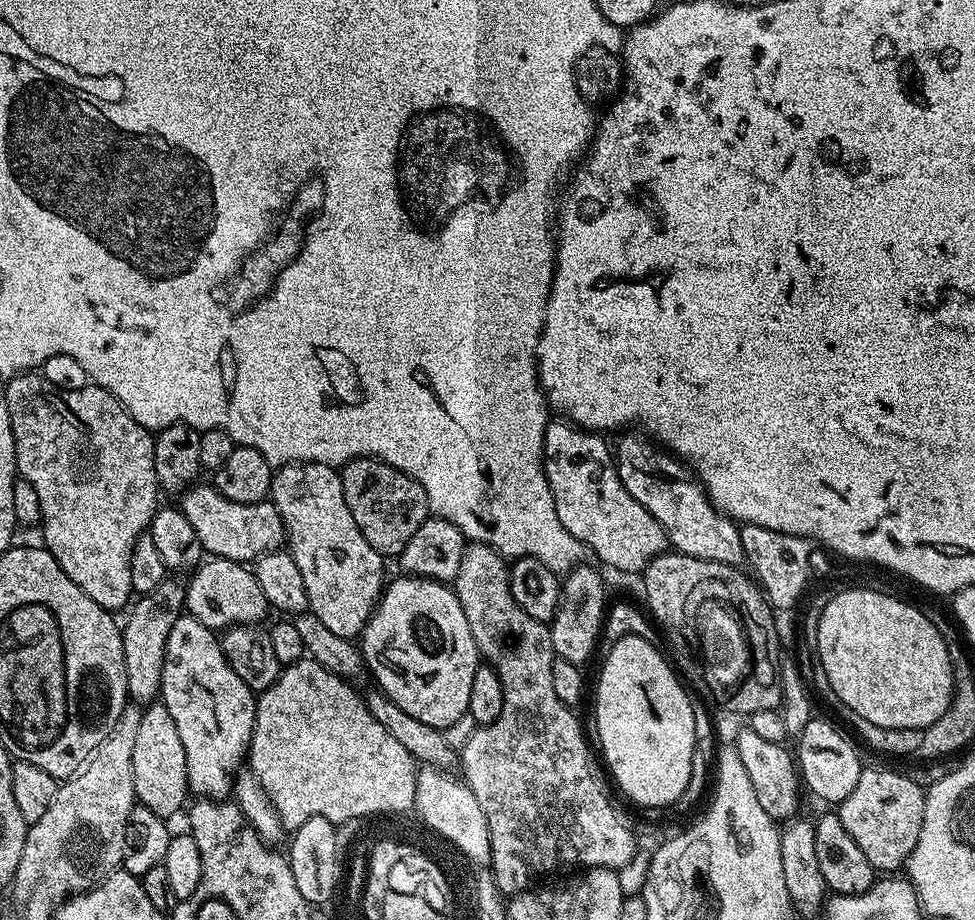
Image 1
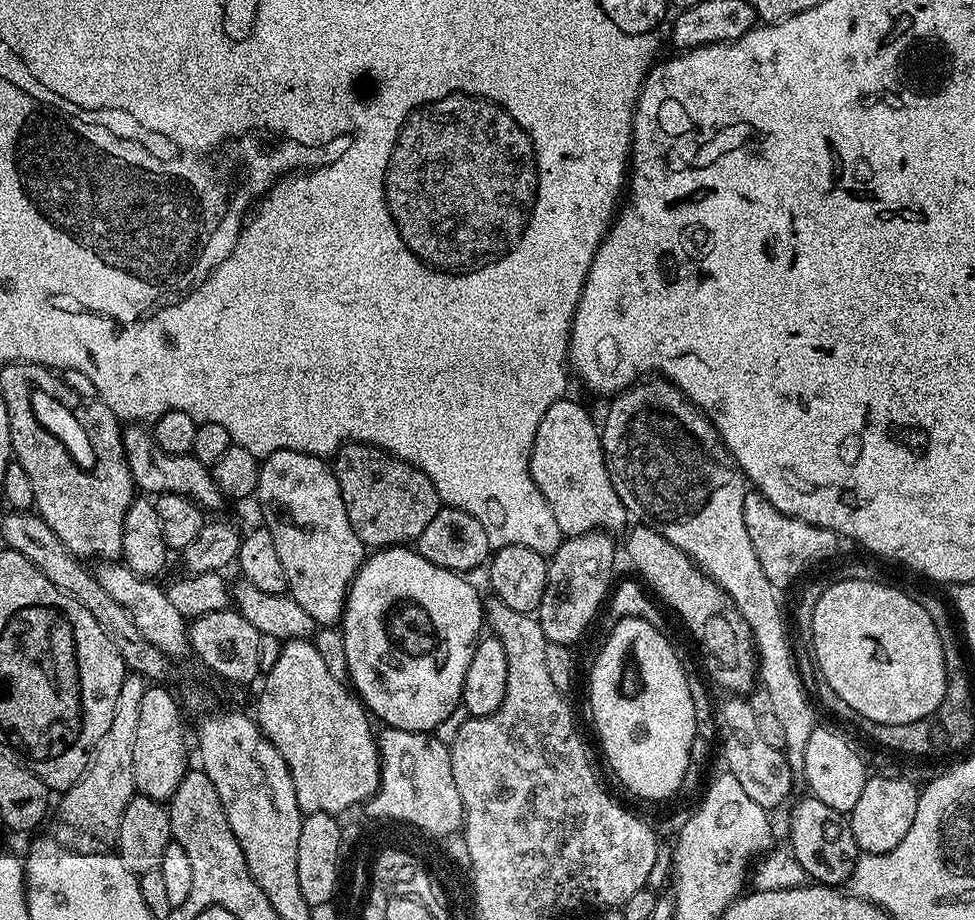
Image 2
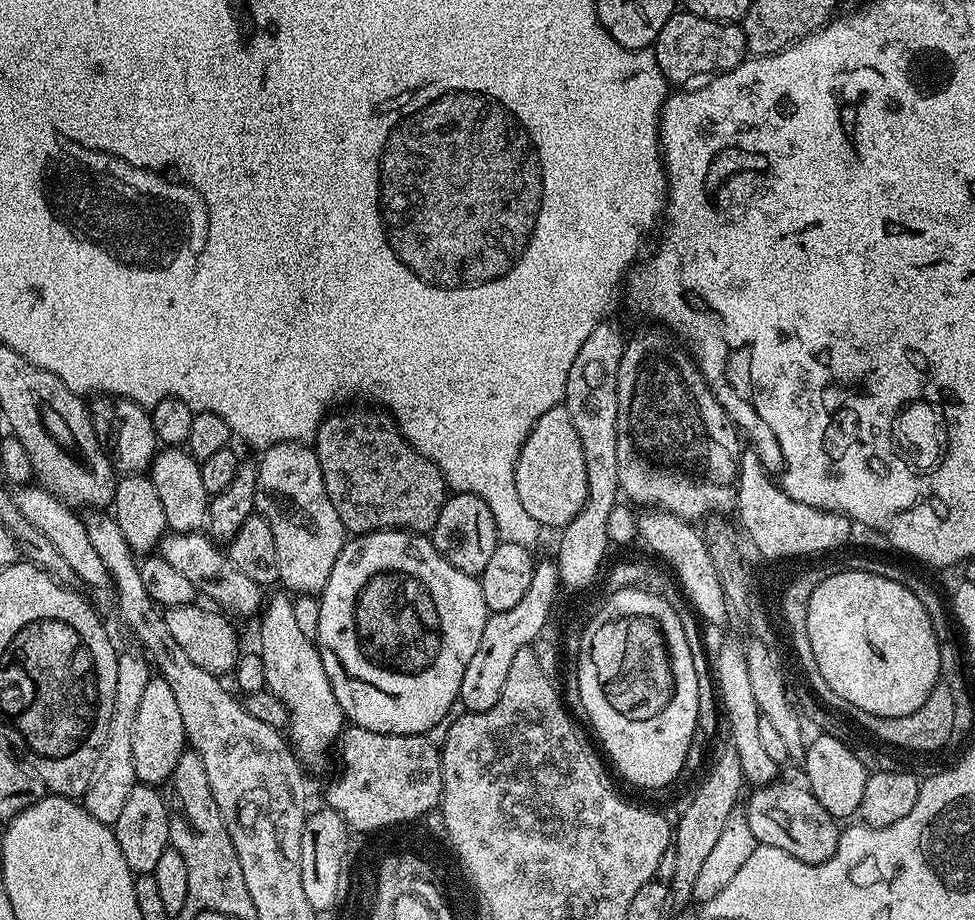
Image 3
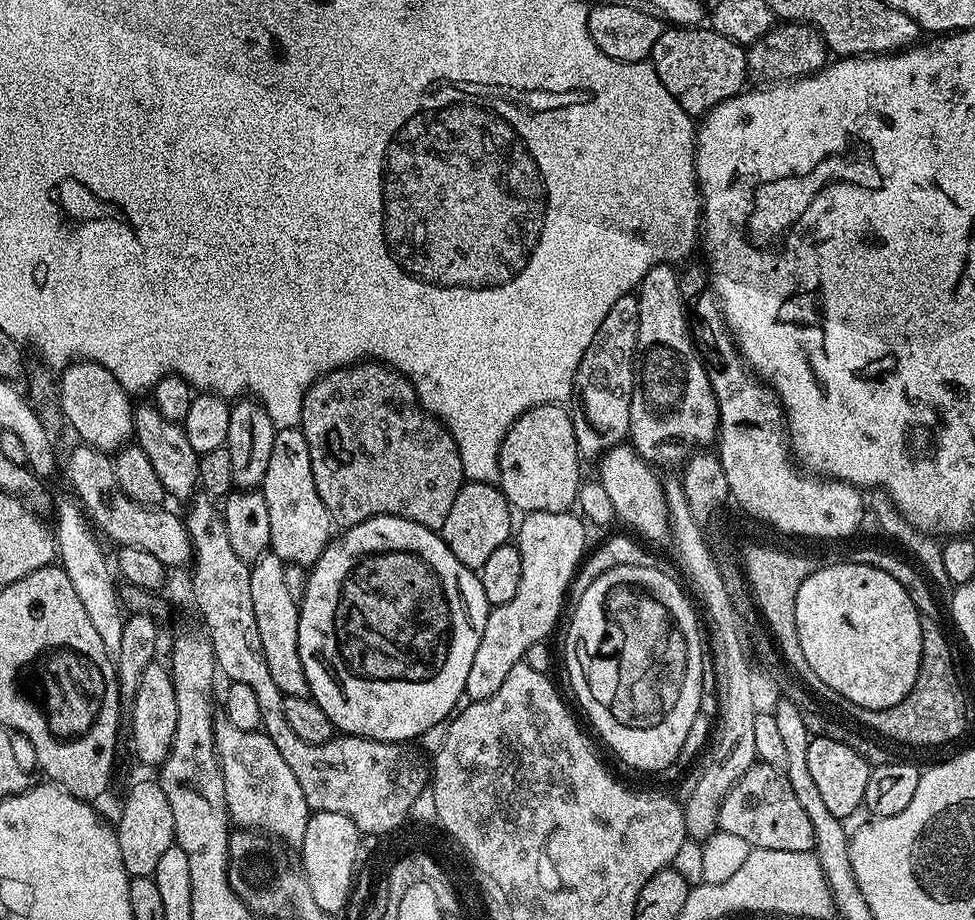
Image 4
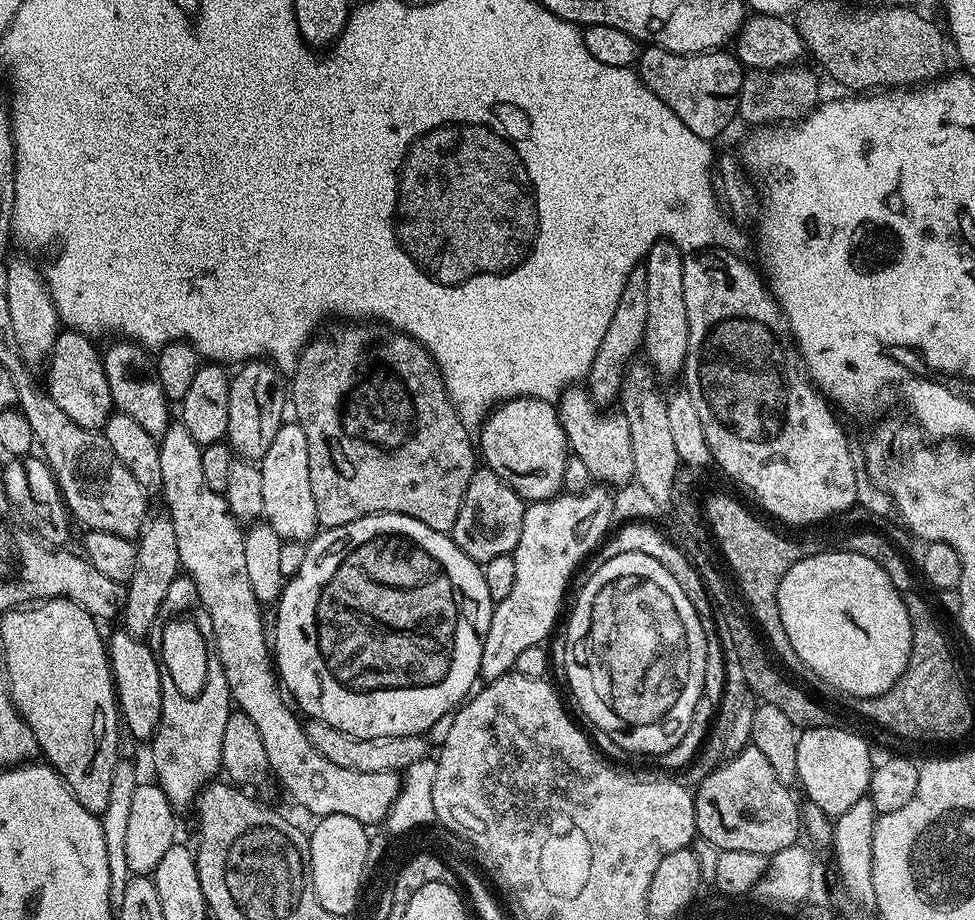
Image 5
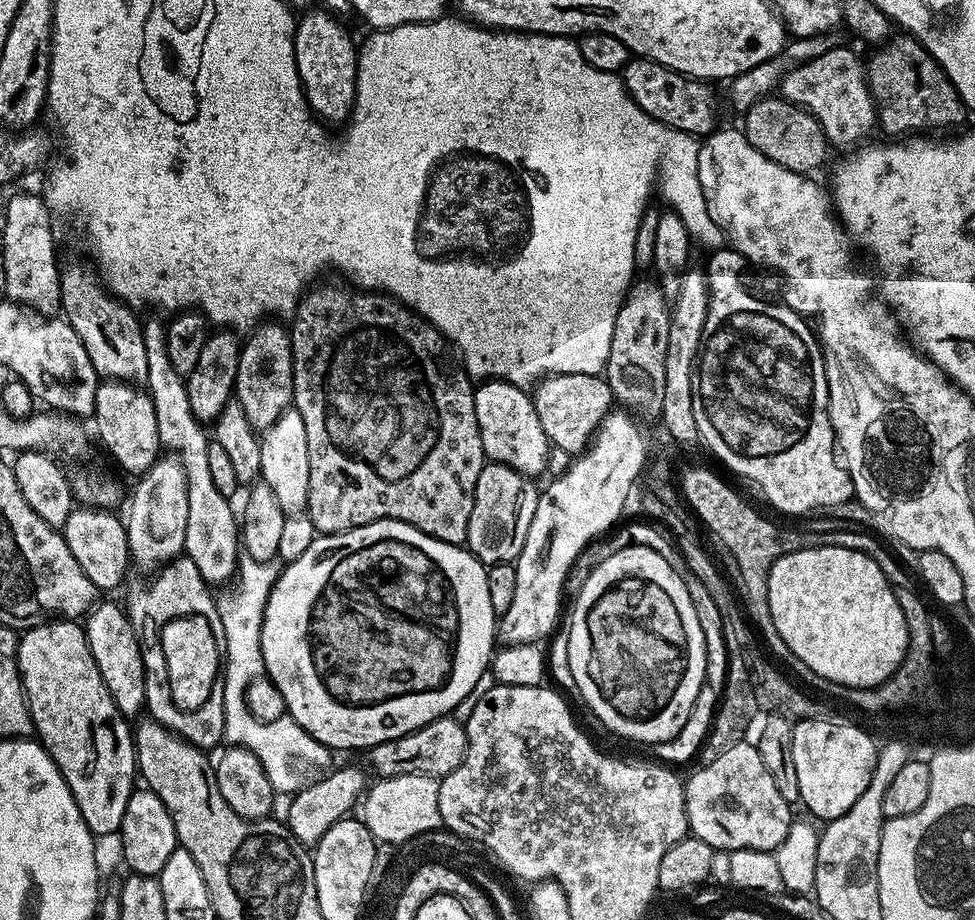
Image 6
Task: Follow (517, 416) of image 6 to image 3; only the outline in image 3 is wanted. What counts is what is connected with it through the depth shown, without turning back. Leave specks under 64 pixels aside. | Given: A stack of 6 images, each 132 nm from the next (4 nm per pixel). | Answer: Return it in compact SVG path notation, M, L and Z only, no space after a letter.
M563 406L546 410L546 414L542 414L542 418L534 422L518 454L514 482L518 490L518 499L522 501L526 514L530 514L530 518L534 518L534 522L538 522L545 529L565 528L574 518L574 514L582 510L582 502L586 502L588 493L586 490L586 458L582 458L582 442L578 438L578 430L574 430L574 422L570 422L570 414Z

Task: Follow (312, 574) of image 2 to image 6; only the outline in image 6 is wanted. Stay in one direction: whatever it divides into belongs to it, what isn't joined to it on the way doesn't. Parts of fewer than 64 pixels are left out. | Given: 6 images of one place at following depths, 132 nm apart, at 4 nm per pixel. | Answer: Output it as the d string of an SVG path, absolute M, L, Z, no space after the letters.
M289 406L260 436L262 450L262 482L274 490L278 506L285 514L300 514L308 507L308 479L310 478L310 454L306 454L306 422L294 406Z

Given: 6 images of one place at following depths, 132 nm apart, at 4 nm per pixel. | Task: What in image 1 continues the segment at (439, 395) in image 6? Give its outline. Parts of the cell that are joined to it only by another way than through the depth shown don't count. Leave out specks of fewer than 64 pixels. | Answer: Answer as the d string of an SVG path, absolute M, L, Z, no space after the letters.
M371 456L351 460L339 469L339 473L346 506L350 506L350 514L354 514L354 522L358 522L362 538L374 546L378 555L399 557L400 552L406 550L406 542L410 542L410 537L418 531L418 526L430 519L426 490L422 490L414 478L402 474L402 470Z

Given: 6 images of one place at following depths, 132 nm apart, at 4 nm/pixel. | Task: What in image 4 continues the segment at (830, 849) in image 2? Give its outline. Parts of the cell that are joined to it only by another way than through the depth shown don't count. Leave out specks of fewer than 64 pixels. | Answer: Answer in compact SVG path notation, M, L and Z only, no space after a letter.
M757 763L738 778L736 785L726 794L720 811L719 831L746 838L752 848L811 852L815 846L814 829L809 815L802 810L797 795L781 769Z

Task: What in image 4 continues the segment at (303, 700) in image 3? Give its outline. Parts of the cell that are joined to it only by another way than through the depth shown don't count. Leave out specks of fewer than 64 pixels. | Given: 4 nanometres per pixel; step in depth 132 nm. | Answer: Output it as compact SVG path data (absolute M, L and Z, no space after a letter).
M271 550L258 557L251 565L250 599L254 606L254 619L258 621L258 635L262 641L262 654L270 666L274 686L285 696L307 696L308 683L304 681L302 662L298 658L298 618L300 605L290 598L286 587L285 563Z

